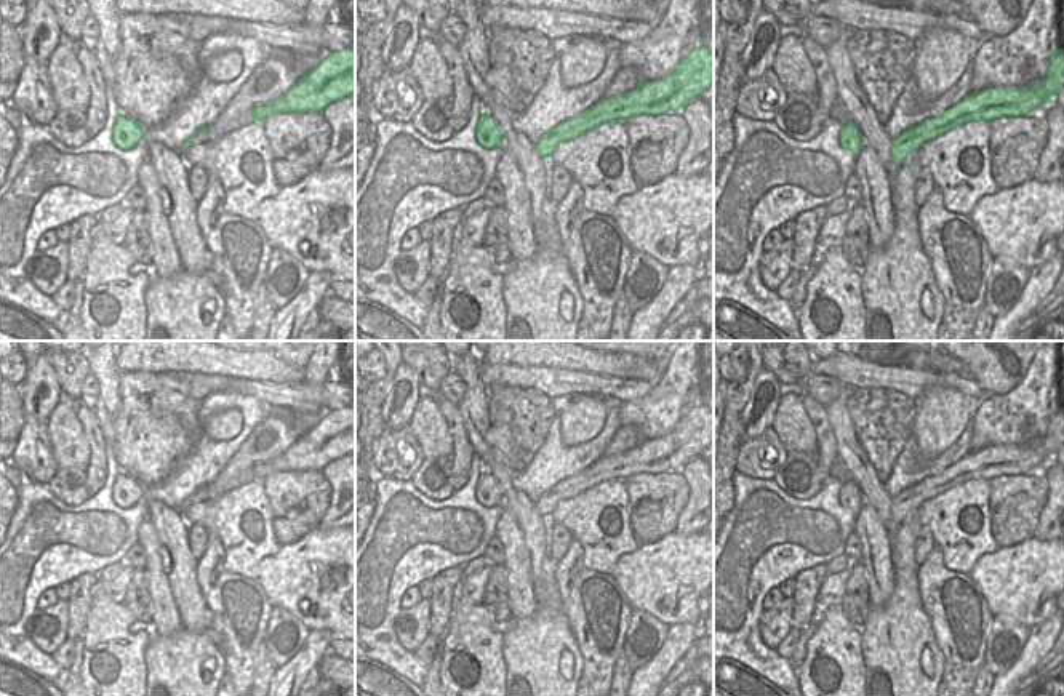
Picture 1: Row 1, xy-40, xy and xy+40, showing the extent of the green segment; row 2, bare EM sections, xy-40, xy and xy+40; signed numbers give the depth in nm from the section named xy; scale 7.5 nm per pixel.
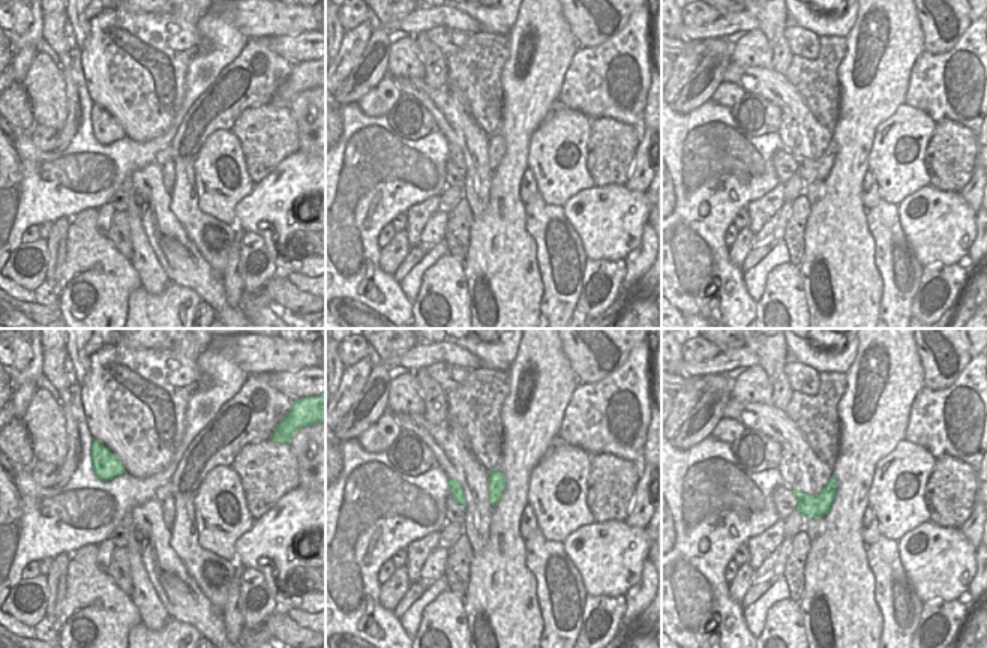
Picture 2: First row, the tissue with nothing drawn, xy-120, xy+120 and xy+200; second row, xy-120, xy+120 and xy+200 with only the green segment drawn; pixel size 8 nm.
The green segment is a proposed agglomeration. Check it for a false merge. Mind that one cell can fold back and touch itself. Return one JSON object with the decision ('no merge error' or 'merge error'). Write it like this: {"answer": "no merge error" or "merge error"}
{"answer": "merge error"}

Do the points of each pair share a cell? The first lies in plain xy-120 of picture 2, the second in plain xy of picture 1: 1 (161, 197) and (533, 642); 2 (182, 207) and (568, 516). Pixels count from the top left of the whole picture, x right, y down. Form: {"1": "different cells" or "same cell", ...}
{"1": "different cells", "2": "different cells"}

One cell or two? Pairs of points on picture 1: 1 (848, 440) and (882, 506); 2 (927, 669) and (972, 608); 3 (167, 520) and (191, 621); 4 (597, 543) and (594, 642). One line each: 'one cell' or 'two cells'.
1: one cell
2: two cells
3: one cell
4: two cells

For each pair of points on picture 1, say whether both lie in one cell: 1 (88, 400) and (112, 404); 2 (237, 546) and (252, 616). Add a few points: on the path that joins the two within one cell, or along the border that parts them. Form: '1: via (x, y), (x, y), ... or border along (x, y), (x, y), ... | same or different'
1: border along (90, 373), (98, 383), (95, 407) | different
2: border along (223, 543), (223, 565), (232, 573), (255, 580) | different

